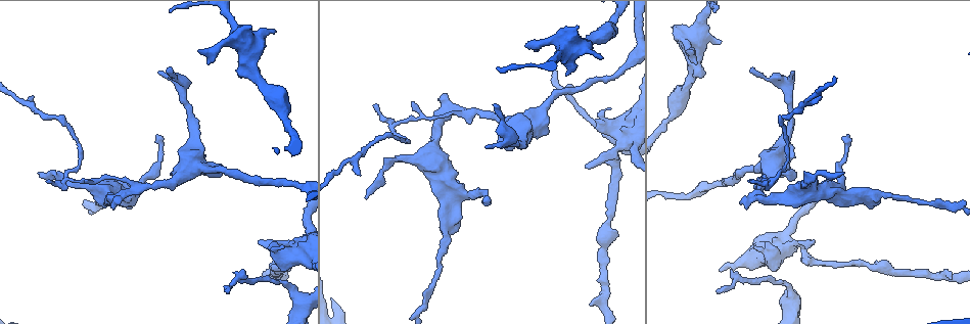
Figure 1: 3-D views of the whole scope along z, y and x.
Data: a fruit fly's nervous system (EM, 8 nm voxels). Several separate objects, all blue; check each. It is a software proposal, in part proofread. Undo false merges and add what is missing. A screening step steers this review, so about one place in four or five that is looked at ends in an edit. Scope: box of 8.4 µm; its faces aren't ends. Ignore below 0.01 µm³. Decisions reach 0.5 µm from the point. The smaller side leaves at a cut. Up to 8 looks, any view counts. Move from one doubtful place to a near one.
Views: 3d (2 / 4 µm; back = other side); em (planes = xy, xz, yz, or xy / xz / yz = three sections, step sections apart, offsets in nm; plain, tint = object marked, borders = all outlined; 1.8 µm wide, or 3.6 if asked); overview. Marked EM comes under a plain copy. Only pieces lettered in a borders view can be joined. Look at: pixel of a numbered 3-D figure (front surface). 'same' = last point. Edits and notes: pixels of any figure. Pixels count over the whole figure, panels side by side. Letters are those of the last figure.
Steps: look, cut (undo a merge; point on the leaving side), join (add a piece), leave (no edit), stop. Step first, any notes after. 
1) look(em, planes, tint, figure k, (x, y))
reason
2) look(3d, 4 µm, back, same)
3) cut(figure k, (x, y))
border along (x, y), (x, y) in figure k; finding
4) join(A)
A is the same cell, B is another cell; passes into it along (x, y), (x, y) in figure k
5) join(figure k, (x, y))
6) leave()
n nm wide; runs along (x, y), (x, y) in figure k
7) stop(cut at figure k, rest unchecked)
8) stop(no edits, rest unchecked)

look(em, 3.6 µm, planes, borders, figure 1, (156, 137))
thin end

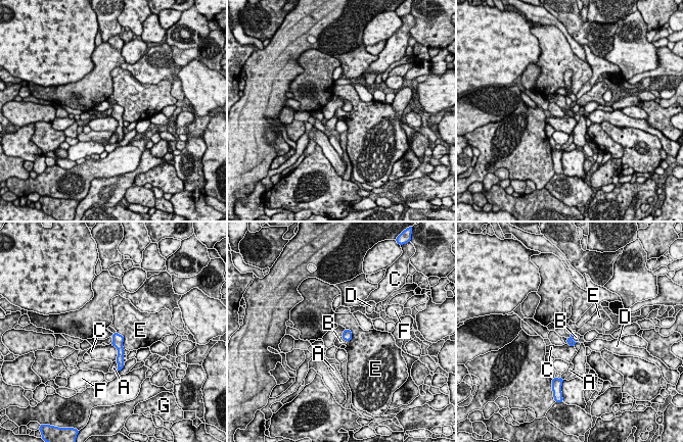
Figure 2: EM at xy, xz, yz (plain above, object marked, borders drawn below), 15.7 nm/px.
leave()
E touches over 320 nm; A, B, C, D, E, F and G are other cells; none of them fits

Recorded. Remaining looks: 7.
look(em, 3.6 µm, yz, step 4, tint, figure 1, (756, 190))
arms part here

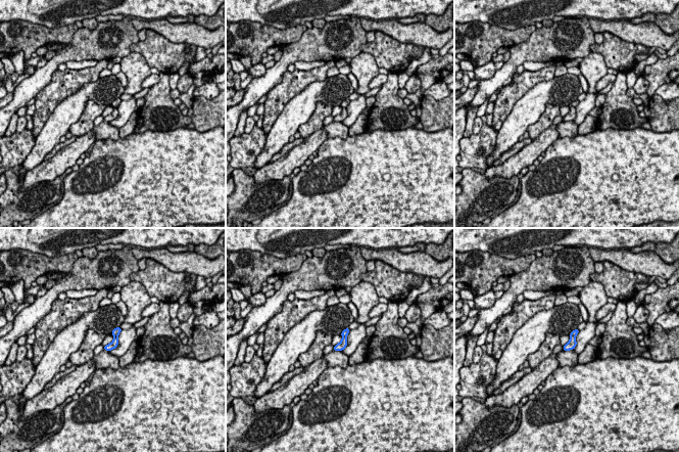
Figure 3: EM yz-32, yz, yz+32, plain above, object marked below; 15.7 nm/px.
look(em, 3.6 µm, yz, step 4, borders, same)
what lies round it

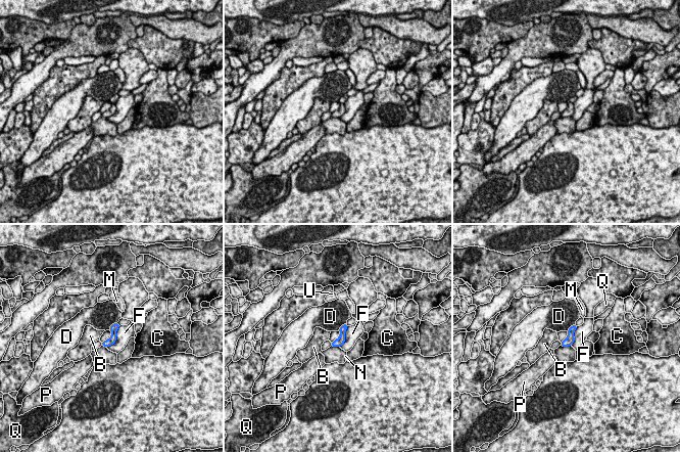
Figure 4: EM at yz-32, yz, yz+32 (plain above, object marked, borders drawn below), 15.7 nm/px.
cut(figure 4, (574, 327))
B, C, D, F, M, N, P, Q and U are other cells; a second neuron is stuck on

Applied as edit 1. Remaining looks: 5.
look(3d, 4 µm, figure 1, (282, 245))
thick end

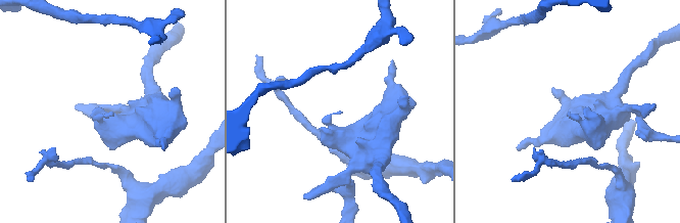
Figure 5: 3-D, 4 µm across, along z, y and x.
look(em, planes, borders, figure 5, (113, 113))
now the EM

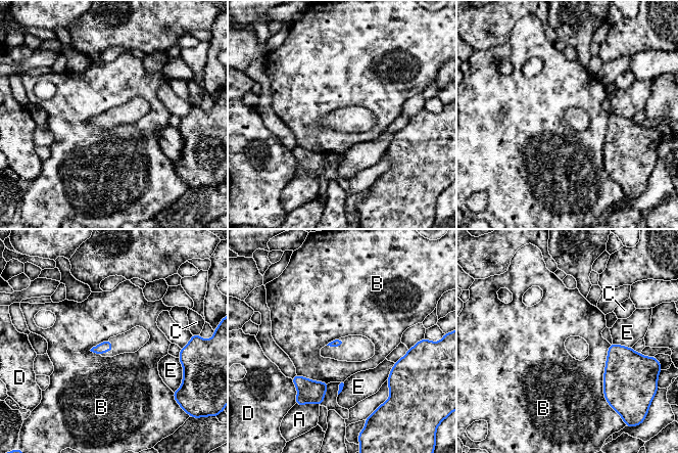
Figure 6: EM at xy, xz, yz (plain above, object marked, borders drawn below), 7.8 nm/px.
leave()
A, B, C, D and E are other cells; no lettered piece goes on from it

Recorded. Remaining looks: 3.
look(3d, 4 µm, figure 1, (664, 121))
narrows sharply

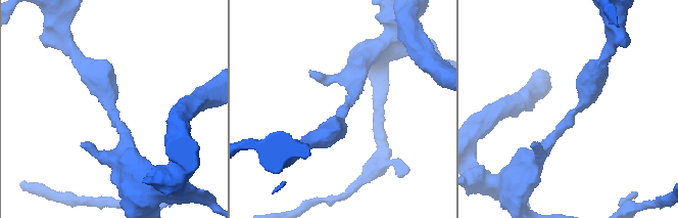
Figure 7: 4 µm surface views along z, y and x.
look(em, planes, borders, figure 7, (343, 112))
arms of 220, 400 nm

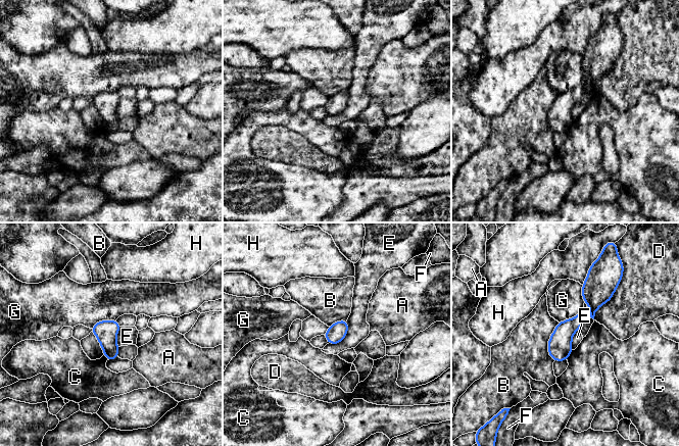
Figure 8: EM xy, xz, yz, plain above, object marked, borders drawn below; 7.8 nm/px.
leave()
A, B, C, D, E, F, G and H are other cells; runs along (597, 285), (556, 358) in figure 8; one neuron here

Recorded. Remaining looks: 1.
stop(cut at figure 4, rest unchecked)

